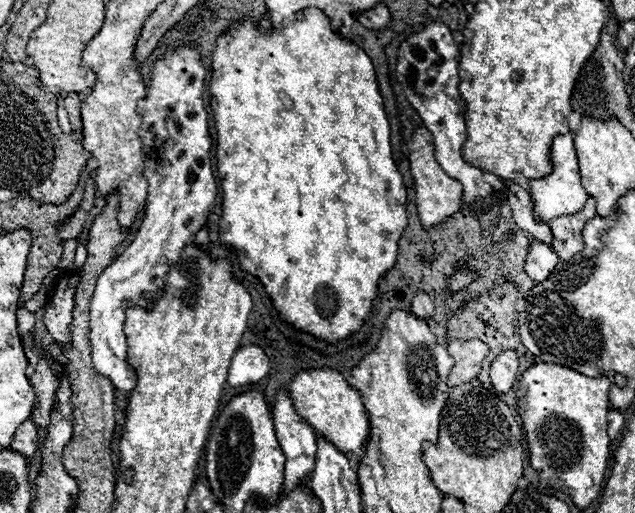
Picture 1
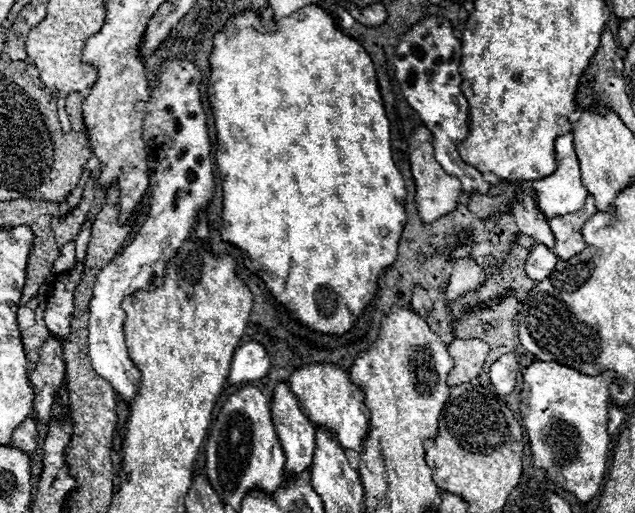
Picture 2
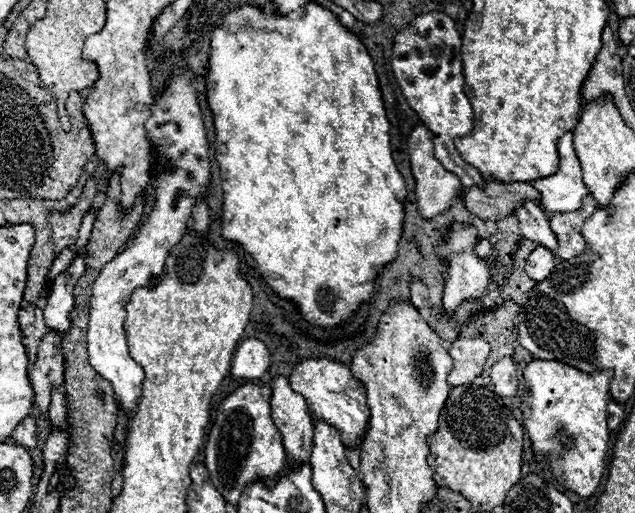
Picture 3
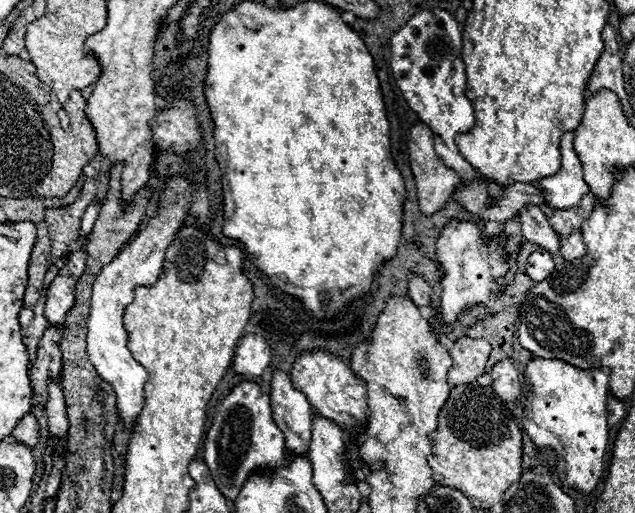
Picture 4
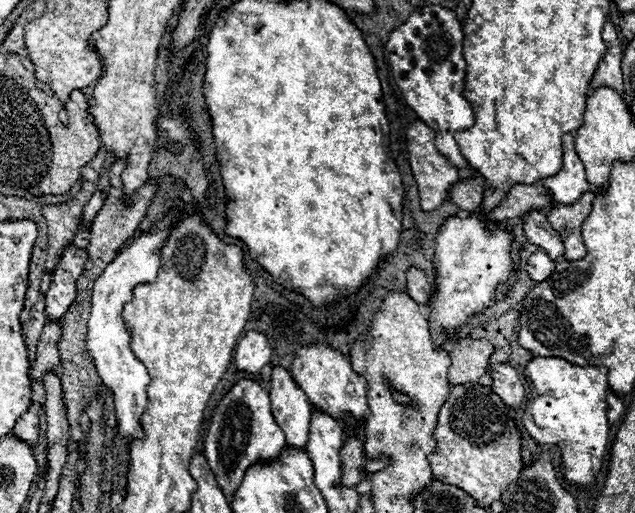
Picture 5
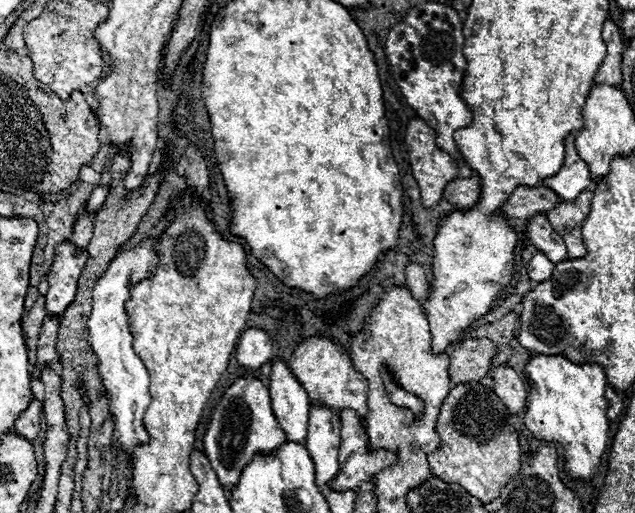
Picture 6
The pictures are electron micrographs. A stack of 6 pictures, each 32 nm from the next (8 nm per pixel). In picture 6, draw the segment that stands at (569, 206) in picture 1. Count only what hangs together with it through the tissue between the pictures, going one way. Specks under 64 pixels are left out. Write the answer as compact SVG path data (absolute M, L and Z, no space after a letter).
M566 136L566 158L558 174L544 180L544 186L552 188L562 202L574 200L580 192L592 190L592 178L586 162L576 152L576 136Z

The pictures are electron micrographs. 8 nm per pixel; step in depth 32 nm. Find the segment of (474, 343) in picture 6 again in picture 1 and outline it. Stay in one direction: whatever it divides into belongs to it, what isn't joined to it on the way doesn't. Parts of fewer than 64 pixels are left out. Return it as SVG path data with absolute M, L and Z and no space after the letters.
M450 340L448 342L448 354L454 358L454 368L448 376L448 386L454 388L456 384L470 382L478 376L482 362L488 354L488 346L482 340Z

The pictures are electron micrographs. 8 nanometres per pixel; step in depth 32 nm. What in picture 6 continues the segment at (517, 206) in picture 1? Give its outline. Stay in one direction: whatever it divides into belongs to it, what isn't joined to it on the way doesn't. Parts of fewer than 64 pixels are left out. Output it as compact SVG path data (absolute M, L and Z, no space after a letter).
M538 214L538 216L530 218L528 238L554 264L568 260L568 250L566 250L566 244L562 240L562 236L558 236L558 232L554 232L554 228L550 226L550 222L544 214Z

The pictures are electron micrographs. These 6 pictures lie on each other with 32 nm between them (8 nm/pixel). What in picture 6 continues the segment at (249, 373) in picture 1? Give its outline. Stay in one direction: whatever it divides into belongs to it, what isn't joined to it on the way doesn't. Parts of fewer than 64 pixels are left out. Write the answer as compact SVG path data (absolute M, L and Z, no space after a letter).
M248 328L240 336L240 344L236 346L238 364L250 370L258 370L264 362L272 358L272 342L266 330Z

